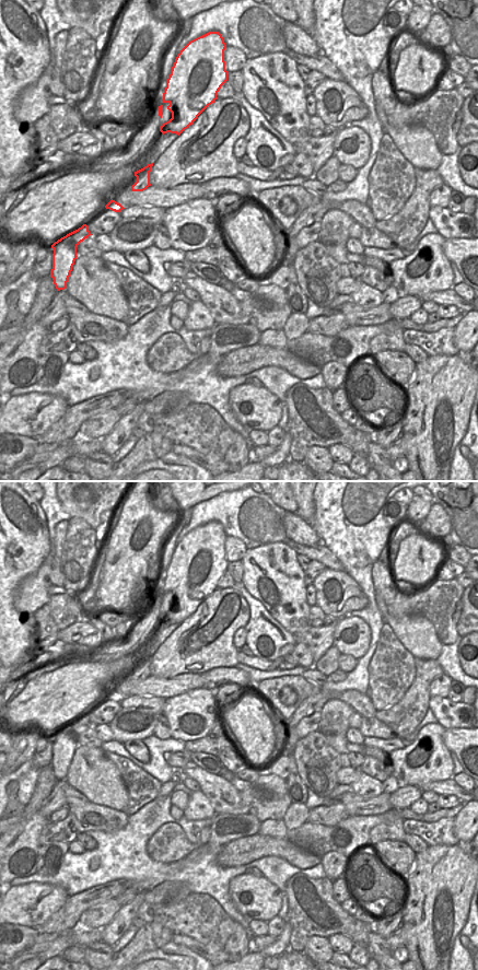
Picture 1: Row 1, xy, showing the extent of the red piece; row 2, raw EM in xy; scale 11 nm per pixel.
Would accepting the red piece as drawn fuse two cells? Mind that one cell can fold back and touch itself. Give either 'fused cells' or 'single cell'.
single cell

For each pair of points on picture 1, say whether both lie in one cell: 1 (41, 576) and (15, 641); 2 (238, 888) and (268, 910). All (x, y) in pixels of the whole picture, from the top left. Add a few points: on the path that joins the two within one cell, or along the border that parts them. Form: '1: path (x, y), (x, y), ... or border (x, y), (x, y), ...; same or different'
1: border (15, 591), (14, 608), (22, 615), (31, 616); different
2: path (246, 889), (249, 889), (261, 902); same

